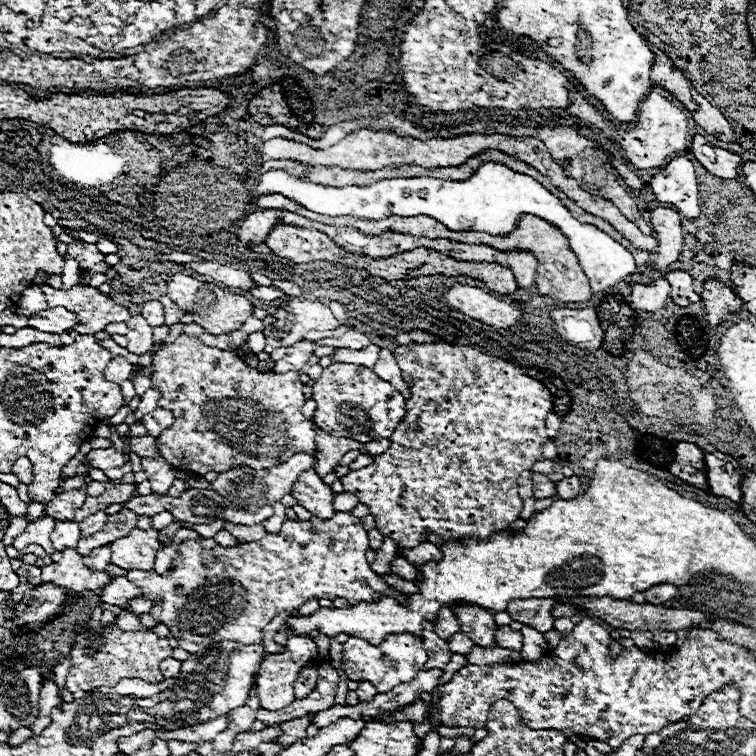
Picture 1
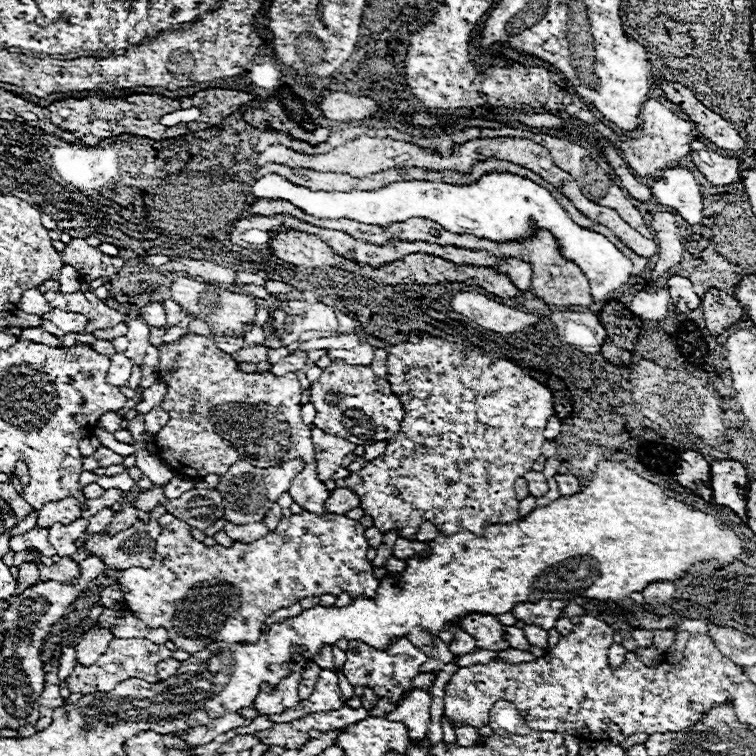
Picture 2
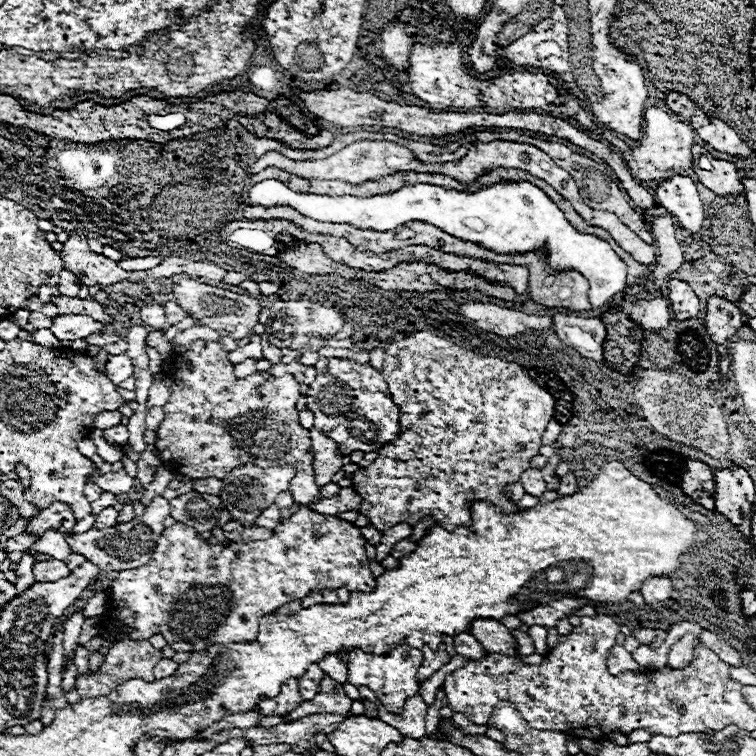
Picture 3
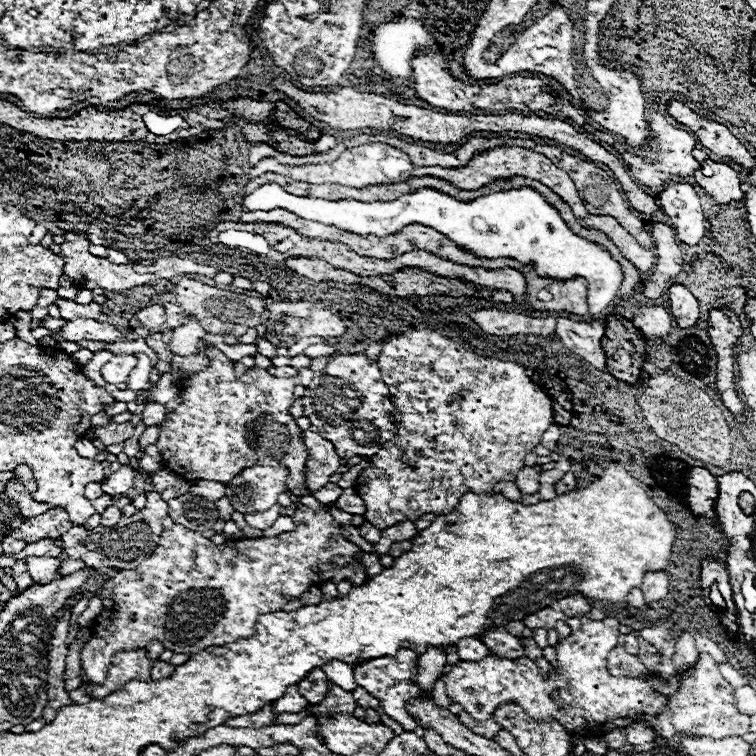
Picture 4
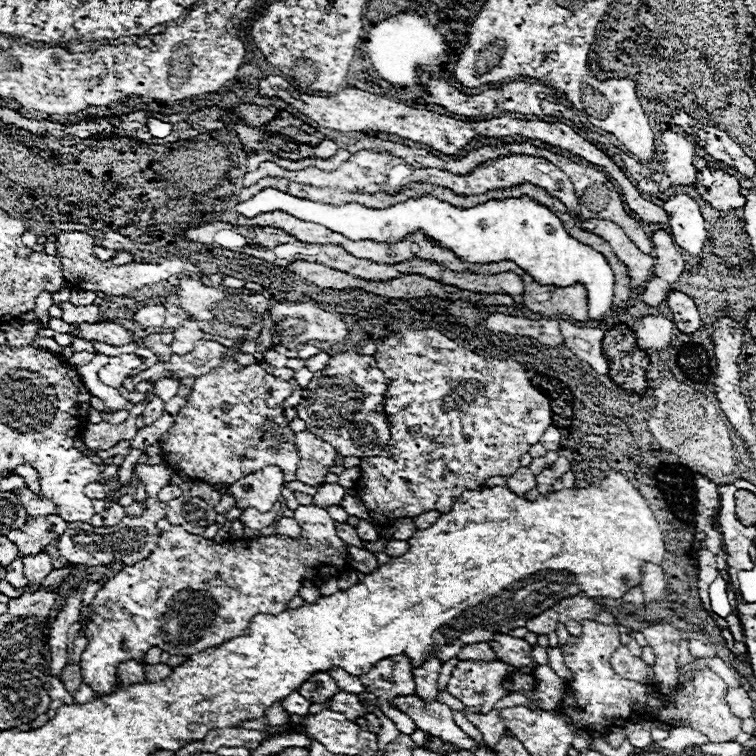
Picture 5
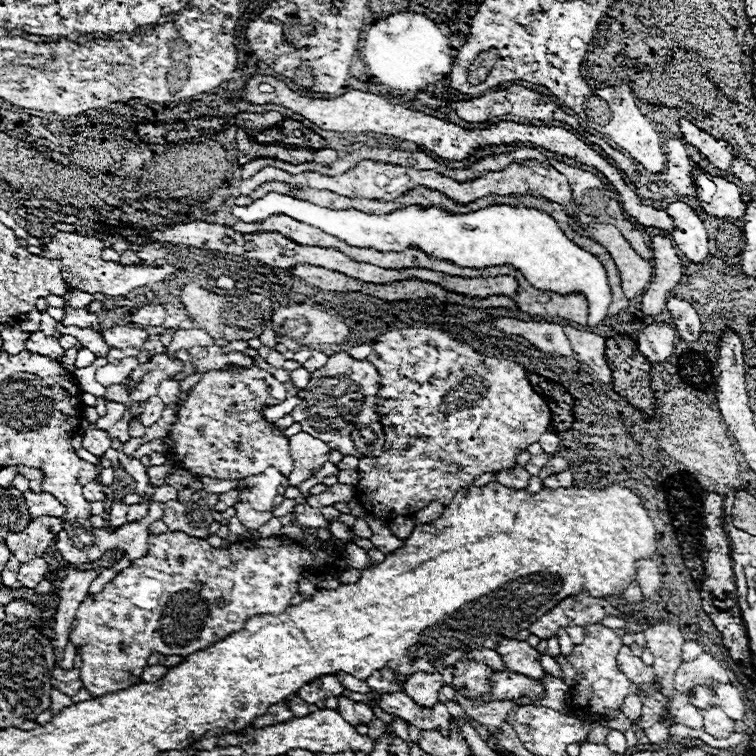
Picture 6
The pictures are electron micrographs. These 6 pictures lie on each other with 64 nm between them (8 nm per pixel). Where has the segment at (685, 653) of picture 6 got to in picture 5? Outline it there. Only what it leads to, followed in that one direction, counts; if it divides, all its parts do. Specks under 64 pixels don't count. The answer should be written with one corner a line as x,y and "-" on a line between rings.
690,640
690,652
696,656
696,658
716,658
716,652
712,646
700,642
700,640

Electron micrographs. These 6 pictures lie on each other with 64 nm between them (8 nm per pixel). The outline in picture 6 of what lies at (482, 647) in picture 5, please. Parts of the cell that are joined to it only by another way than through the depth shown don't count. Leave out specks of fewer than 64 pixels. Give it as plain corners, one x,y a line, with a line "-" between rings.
474,648
470,652
464,654
466,660
476,660
476,662
482,662
482,664
488,664
490,668
500,668
500,670
506,670
500,654
496,650
490,650
490,648

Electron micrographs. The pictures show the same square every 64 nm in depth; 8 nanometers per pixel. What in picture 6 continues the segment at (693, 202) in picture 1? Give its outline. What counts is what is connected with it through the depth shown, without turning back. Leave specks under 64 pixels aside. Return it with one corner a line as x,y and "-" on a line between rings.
682,200
672,202
666,212
674,218
674,232
672,232
672,240
676,244
676,248
694,264
702,264
706,260
706,256
710,254
708,248
708,236
706,236
706,228
704,222
700,220
700,216
692,210
692,206
688,206

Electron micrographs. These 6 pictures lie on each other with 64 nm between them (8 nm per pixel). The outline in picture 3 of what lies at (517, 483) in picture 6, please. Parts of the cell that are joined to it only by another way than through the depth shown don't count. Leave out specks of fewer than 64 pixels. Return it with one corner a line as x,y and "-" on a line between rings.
530,468
528,472
522,472
520,482
524,484
526,494
532,494
532,496
538,496
540,498
546,492
546,482
542,478
542,472
536,470
536,468

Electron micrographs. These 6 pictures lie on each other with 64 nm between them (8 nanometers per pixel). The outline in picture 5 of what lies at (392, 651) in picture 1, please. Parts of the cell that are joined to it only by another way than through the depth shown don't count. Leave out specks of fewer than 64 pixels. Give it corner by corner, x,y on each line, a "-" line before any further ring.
394,656
384,658
376,666
370,668
364,676
358,678
366,692
372,692
382,706
382,712
398,726
402,734
412,734
416,724
406,716
402,710
394,706
396,696
412,696
414,694
414,680
412,680
412,664
408,656

